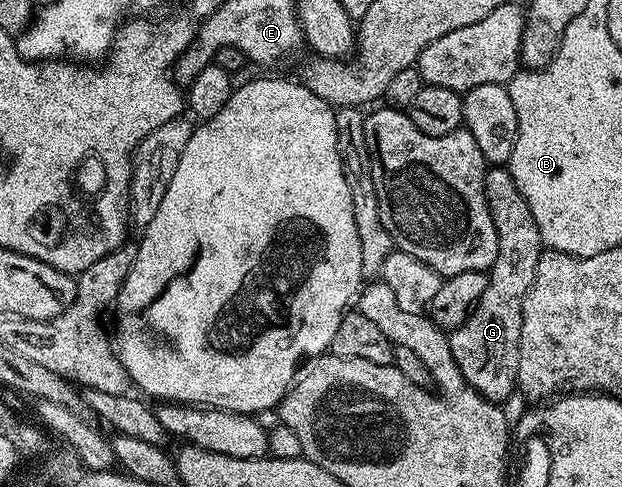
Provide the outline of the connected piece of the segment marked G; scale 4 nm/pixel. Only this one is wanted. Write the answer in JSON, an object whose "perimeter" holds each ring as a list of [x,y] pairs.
{"perimeter":[[[495,166],[487,169],[484,180],[484,192],[488,200],[488,208],[492,216],[492,224],[496,224],[496,240],[498,251],[496,260],[490,266],[486,280],[484,296],[478,298],[469,316],[456,329],[449,331],[452,356],[464,376],[464,380],[476,392],[483,394],[489,402],[505,403],[510,393],[515,393],[520,368],[520,336],[522,335],[522,305],[532,288],[532,280],[536,276],[536,264],[544,252],[540,228],[536,224],[536,216],[532,216],[532,208],[524,196],[516,188],[516,180],[512,180],[506,166]]]}

